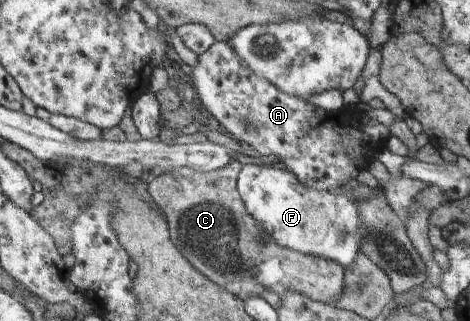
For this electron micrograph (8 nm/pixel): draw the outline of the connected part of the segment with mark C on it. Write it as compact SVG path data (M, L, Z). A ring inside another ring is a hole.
M237 160L226 168L210 172L178 167L150 180L147 191L166 214L173 243L201 273L243 301L257 294L257 277L299 277L293 281L296 291L334 305L345 287L344 265L323 256L282 247L271 239L270 233L262 229L260 221L247 209L240 194L238 180L243 168Z

